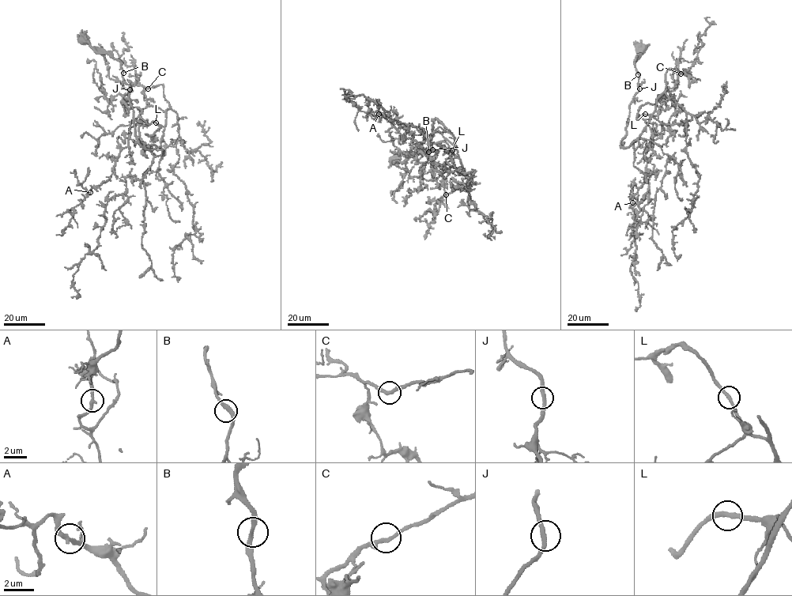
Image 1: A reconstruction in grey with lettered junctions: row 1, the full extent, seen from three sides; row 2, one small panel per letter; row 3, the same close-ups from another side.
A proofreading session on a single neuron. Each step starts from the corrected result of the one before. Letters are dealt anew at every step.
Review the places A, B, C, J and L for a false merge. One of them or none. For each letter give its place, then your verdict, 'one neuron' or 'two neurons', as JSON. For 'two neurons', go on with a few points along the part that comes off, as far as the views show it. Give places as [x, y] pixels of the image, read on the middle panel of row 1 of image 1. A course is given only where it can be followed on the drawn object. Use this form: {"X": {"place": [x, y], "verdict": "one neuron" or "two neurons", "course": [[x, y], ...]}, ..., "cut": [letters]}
{"A": {"place": [379, 114], "verdict": "one neuron"}, "B": {"place": [428, 152], "verdict": "one neuron"}, "C": {"place": [446, 194], "verdict": "one neuron"}, "J": {"place": [432, 149], "verdict": "one neuron"}, "L": {"place": [452, 150], "verdict": "one neuron"}, "cut": []}

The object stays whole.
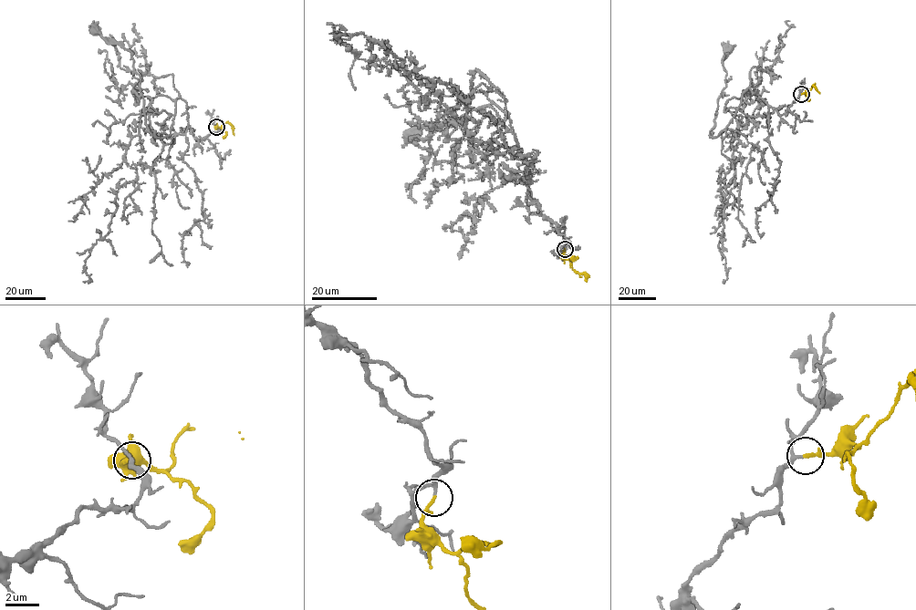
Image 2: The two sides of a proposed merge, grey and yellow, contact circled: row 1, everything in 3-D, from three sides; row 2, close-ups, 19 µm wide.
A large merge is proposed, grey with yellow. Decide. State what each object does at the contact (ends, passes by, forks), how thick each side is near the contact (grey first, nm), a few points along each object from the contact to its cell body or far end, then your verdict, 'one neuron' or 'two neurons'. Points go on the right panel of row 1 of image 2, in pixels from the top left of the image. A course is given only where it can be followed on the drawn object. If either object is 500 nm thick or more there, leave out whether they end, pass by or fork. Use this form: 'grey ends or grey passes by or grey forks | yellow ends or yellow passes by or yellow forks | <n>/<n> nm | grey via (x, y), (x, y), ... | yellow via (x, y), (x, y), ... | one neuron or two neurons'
grey passes by | yellow ends | 170/200 nm | grey via (801, 94), (780, 115), (747, 88), (732, 120), (711, 137), (718, 99), (726, 86), (722, 62), (729, 48) | yellow via (801, 94), (808, 92), (813, 85), (819, 93) | one neuron

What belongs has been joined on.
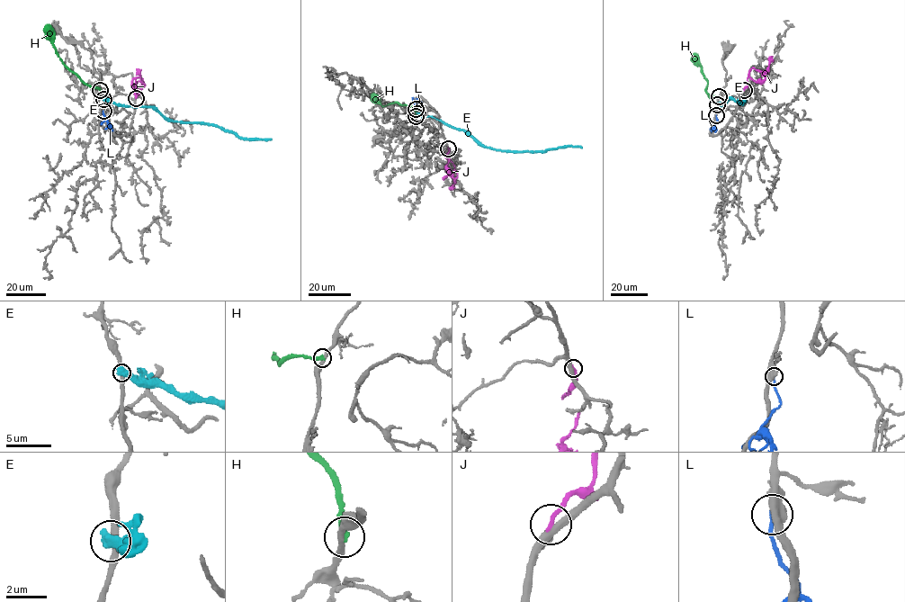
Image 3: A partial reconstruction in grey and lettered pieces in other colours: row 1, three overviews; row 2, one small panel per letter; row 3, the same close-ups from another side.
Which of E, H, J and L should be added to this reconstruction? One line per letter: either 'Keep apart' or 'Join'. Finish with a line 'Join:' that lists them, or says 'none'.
E: Keep apart
H: Keep apart
J: Keep apart
L: Keep apart
Join: none

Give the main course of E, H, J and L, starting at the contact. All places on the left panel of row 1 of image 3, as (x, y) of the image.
E: (103, 99), (122, 104), (155, 107), (169, 120), (211, 123), (242, 138), (271, 139)
H: (100, 90), (86, 85), (63, 62), (46, 24)
J: (136, 97), (132, 79), (139, 77), (145, 85), (137, 69)
L: (103, 111), (112, 130)

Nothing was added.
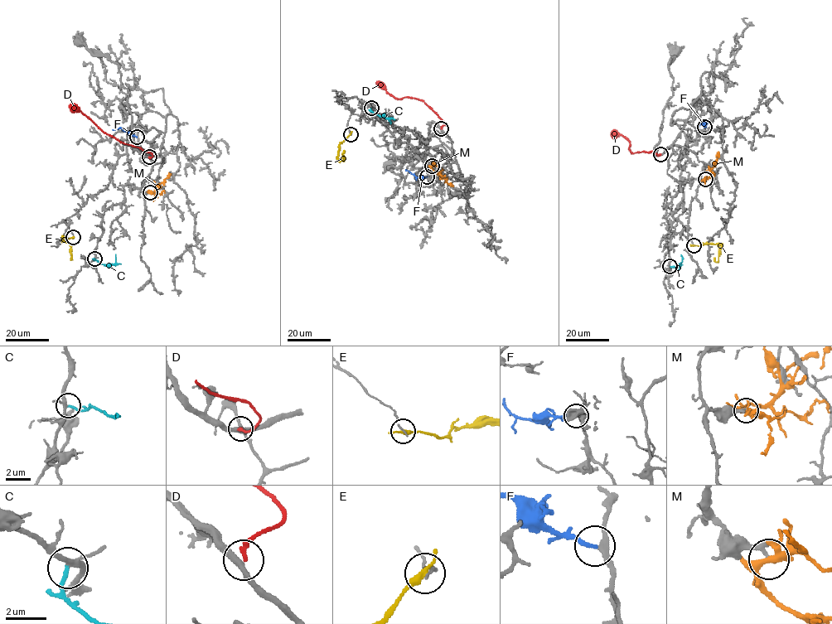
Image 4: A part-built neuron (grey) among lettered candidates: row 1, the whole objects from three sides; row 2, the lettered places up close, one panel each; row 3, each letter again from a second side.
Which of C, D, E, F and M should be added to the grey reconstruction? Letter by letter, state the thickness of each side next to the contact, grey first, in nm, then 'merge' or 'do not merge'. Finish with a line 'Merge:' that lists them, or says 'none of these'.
C: 220/170 nm | merge
D: 320/170 nm | do not merge
E: 120/260 nm | do not merge
F: 240/190 nm | merge
M: 240/320 nm | do not merge
Merge: C, F

